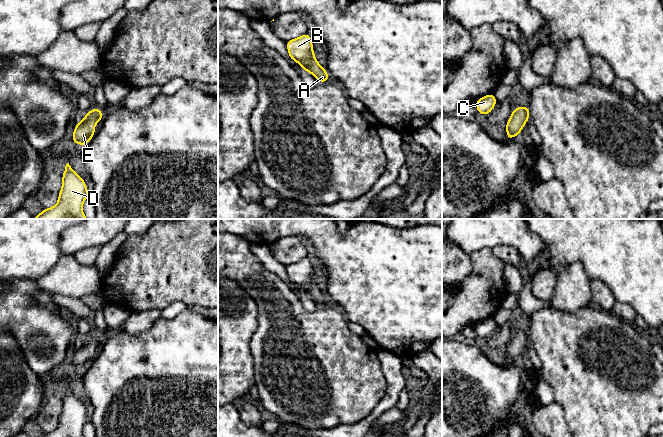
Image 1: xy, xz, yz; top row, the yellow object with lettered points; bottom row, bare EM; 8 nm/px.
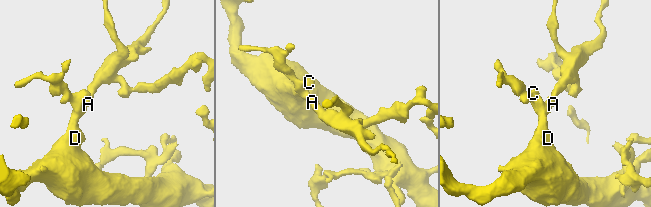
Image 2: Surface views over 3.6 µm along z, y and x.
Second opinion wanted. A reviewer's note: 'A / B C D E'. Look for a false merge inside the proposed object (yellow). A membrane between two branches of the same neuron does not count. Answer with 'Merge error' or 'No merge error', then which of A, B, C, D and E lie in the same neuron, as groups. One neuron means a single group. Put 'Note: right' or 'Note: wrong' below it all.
No merge error. Groups: A B C D E
Note: wrong

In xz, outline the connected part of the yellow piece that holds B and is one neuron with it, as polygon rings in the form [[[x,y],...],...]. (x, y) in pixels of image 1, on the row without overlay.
[[[308,257],[286,266],[289,280],[297,286],[304,295],[310,296],[319,306],[328,306],[329,299],[325,292],[318,288],[313,277],[314,269]]]

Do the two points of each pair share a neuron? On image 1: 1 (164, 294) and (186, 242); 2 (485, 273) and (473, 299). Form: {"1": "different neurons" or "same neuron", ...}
{"1": "same neuron", "2": "same neuron"}

